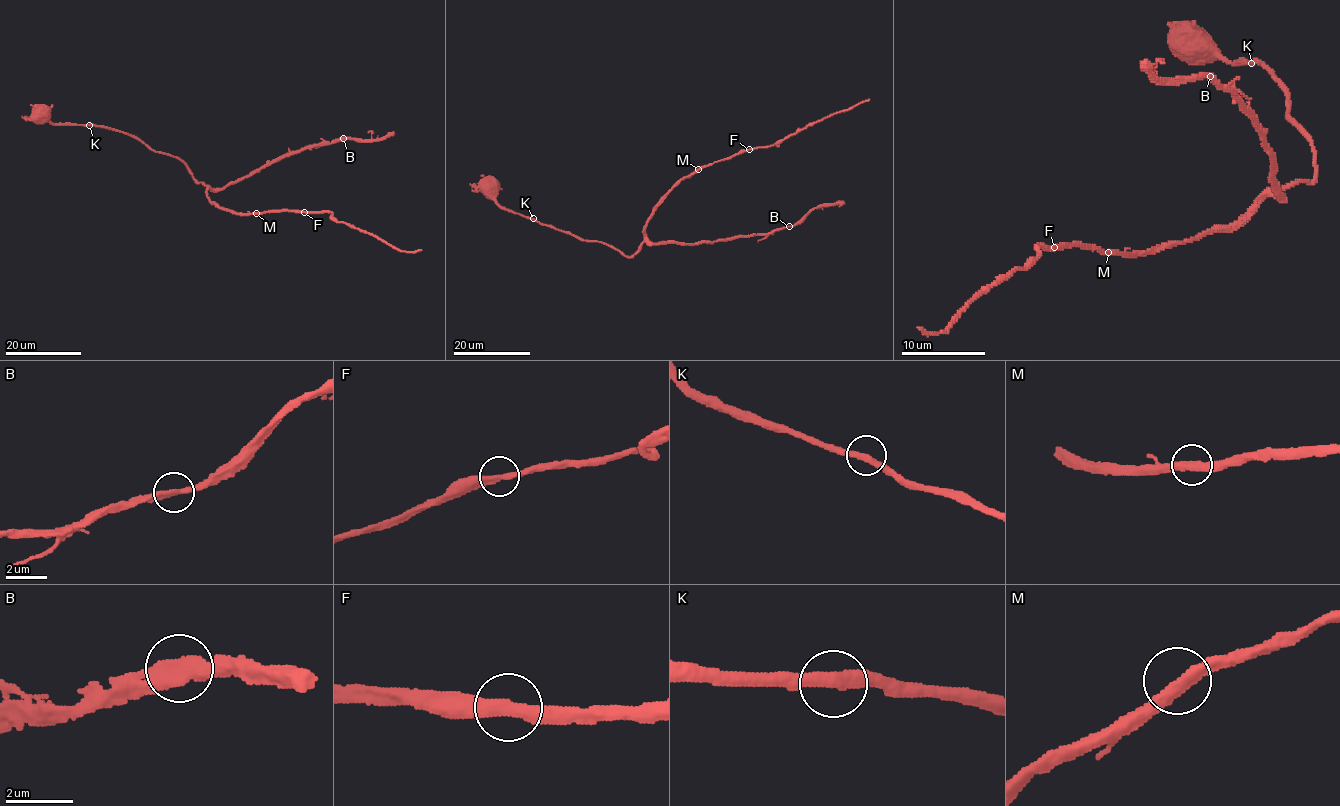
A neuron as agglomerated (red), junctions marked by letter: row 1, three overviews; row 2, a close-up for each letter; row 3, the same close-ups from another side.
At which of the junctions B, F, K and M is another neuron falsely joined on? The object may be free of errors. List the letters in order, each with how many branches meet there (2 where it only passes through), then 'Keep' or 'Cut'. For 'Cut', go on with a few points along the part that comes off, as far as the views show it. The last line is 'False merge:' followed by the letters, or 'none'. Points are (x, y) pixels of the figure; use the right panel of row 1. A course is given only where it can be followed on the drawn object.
B: Branches: 2. Keep
F: Branches: 2. Keep
K: Branches: 2. Keep
M: Branches: 2. Keep
False merge: none

